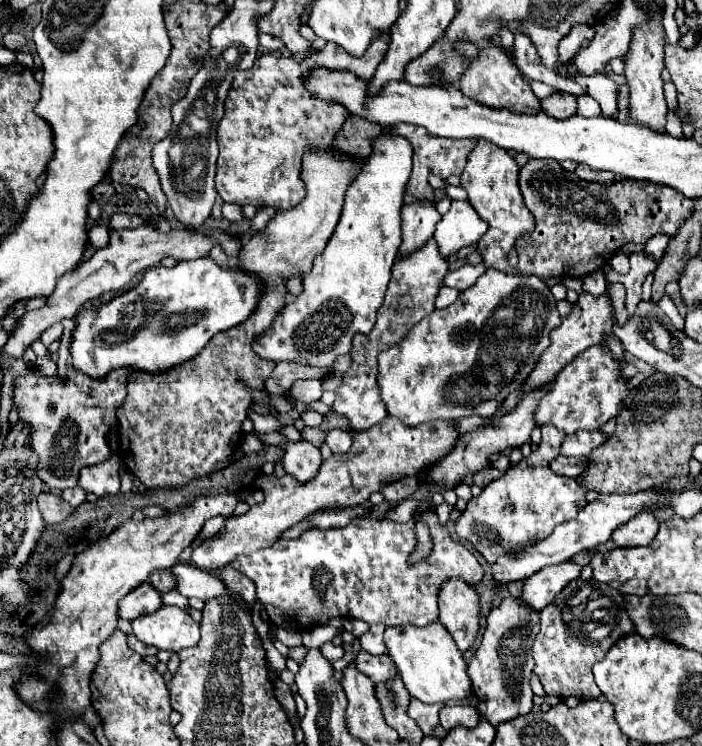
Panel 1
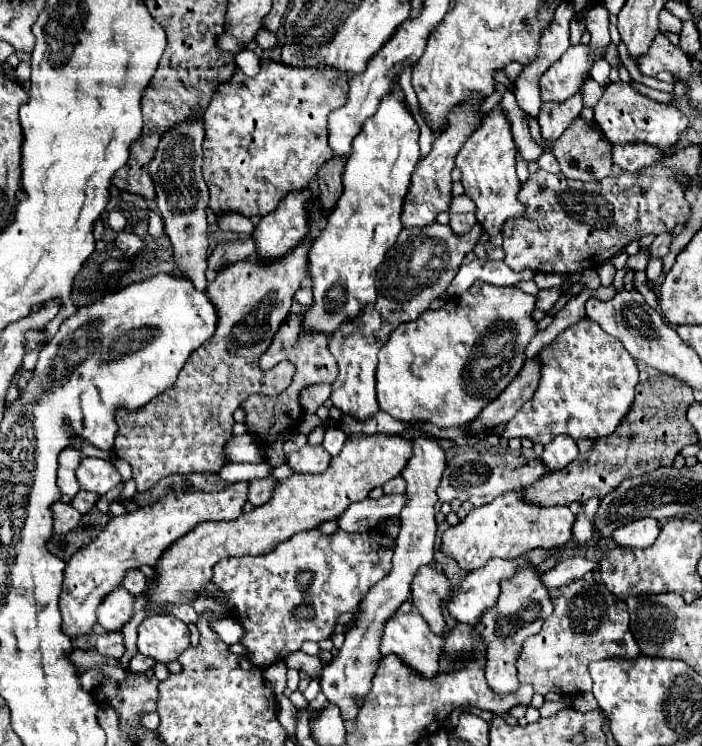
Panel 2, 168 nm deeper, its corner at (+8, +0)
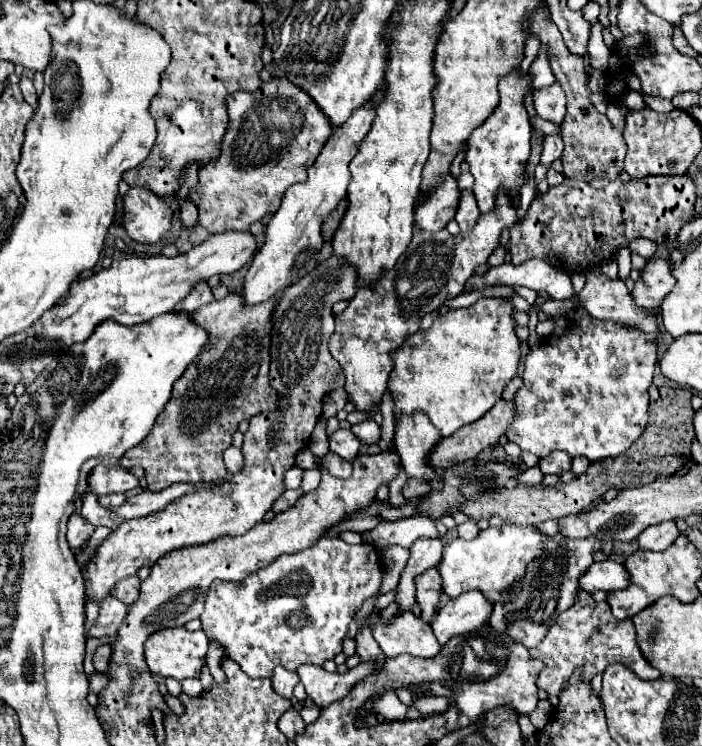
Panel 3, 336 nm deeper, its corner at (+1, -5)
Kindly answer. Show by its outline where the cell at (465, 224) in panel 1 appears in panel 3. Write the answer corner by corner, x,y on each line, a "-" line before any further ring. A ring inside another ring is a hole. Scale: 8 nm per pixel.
462,190
458,212
456,212
456,222
458,222
460,230
462,232
472,230
476,226
478,216
480,216
480,210
478,210
478,204
476,204
476,196
470,190

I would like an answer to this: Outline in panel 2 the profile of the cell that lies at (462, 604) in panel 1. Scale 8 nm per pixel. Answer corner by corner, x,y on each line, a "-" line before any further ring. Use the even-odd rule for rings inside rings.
431,565
421,567
411,583
411,603
417,607
421,617
429,623
429,629
435,635
443,635
445,621
443,621
443,601
451,595
451,585
447,577
433,569

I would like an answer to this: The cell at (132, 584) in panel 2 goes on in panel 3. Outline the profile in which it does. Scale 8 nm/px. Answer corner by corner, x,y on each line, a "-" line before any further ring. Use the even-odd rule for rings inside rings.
130,576
122,582
118,582
114,588
114,596
128,606
138,600
138,594
140,594
140,578
138,576

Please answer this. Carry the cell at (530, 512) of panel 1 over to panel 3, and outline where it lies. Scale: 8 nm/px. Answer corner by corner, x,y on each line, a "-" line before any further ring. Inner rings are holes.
504,522
502,528
490,526
486,530
480,530
474,540
456,538
448,546
444,546
442,562
438,566
442,584
444,584
442,590
450,598
456,598
466,590
482,590
484,596
488,596
488,600
498,602
504,598
502,592
514,580
524,576
528,562
532,562
536,556
540,556
544,552
544,544
548,544
548,540
560,540
560,534
548,536
548,534
542,534
534,526
520,528
520,526
508,524
508,522

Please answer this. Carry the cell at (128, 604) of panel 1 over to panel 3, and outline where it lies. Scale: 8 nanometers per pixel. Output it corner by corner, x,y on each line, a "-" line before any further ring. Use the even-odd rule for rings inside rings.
108,596
100,602
100,616
96,618
94,626
90,628
92,638
102,638
102,636
114,636
124,622
128,614
128,606
120,600
114,600
114,596

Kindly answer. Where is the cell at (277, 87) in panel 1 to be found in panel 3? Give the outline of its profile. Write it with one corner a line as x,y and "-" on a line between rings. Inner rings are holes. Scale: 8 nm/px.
274,76
270,82
262,82
256,92
230,94
226,98
226,108
228,128
220,144
220,156
200,168
200,184
192,194
200,210
198,222
212,234
248,232
252,222
262,220
266,214
272,216
280,208
280,200
286,188
306,180
308,166
314,164
320,148
332,134
332,128
328,128
328,120
324,120
324,114
320,112
320,108
316,108
316,102
308,94
304,94
302,88
296,88
290,80
280,76

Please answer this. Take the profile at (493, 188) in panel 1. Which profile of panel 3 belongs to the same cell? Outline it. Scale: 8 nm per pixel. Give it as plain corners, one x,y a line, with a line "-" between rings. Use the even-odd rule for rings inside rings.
512,72
500,80
498,90
500,104
488,116
488,120
472,132
466,150
466,162
476,180
472,192
476,194
481,214
488,213
496,206
496,194
500,188
504,188
512,202
518,204
518,194
524,184
524,166
530,156
532,126
528,122
528,112
524,108
524,96
530,90
530,78
528,74
522,76
520,72

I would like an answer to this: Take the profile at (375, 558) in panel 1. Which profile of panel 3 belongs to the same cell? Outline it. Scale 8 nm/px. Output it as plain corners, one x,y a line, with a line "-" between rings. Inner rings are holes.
324,536
312,548
278,556
278,560
274,560
270,566
246,576
240,582
214,580
200,616
202,630
208,634
208,638
216,638
220,644
224,644
226,656
236,660
252,678
270,678
276,666
284,666
286,670
296,670
300,664
322,666
326,660
342,652
342,640
348,624
362,602
378,594
380,584
382,568
376,546
368,542
350,546
338,536

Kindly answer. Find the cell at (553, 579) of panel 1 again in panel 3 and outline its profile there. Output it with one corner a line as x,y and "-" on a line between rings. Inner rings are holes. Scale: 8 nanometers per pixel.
600,560
594,562
584,576
580,576
580,590
594,594
596,590
620,590
628,586
628,572
620,562

